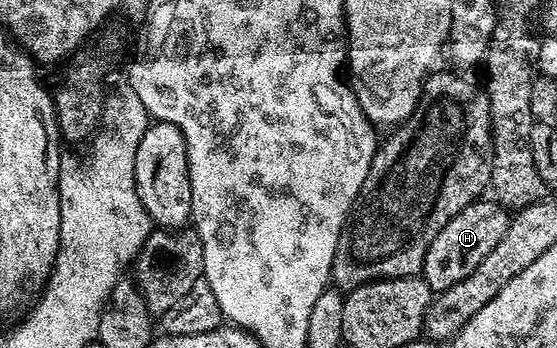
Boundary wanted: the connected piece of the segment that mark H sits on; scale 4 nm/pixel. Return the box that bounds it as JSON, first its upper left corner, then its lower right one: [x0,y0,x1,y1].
[420,200,511,291]

